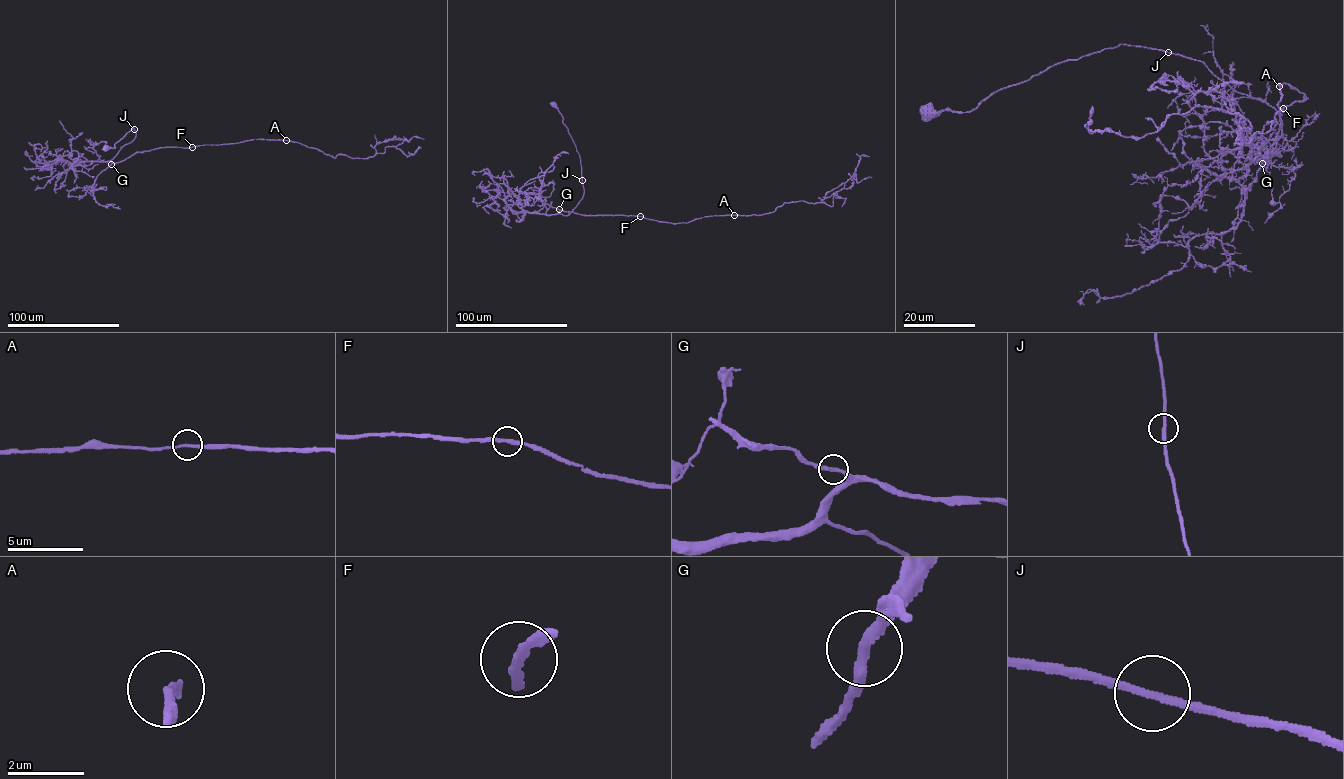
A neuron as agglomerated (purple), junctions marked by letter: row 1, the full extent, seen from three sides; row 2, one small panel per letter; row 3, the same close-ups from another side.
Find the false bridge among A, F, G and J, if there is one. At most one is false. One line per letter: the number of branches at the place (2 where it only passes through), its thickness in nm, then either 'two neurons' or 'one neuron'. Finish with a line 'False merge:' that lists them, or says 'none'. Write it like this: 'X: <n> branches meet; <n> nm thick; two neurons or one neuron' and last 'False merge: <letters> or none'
A: 2 branches meet; 190 nm thick; one neuron
F: 2 branches meet; 240 nm thick; one neuron
G: 2 branches meet; 240 nm thick; one neuron
J: 2 branches meet; 200 nm thick; one neuron
False merge: none

